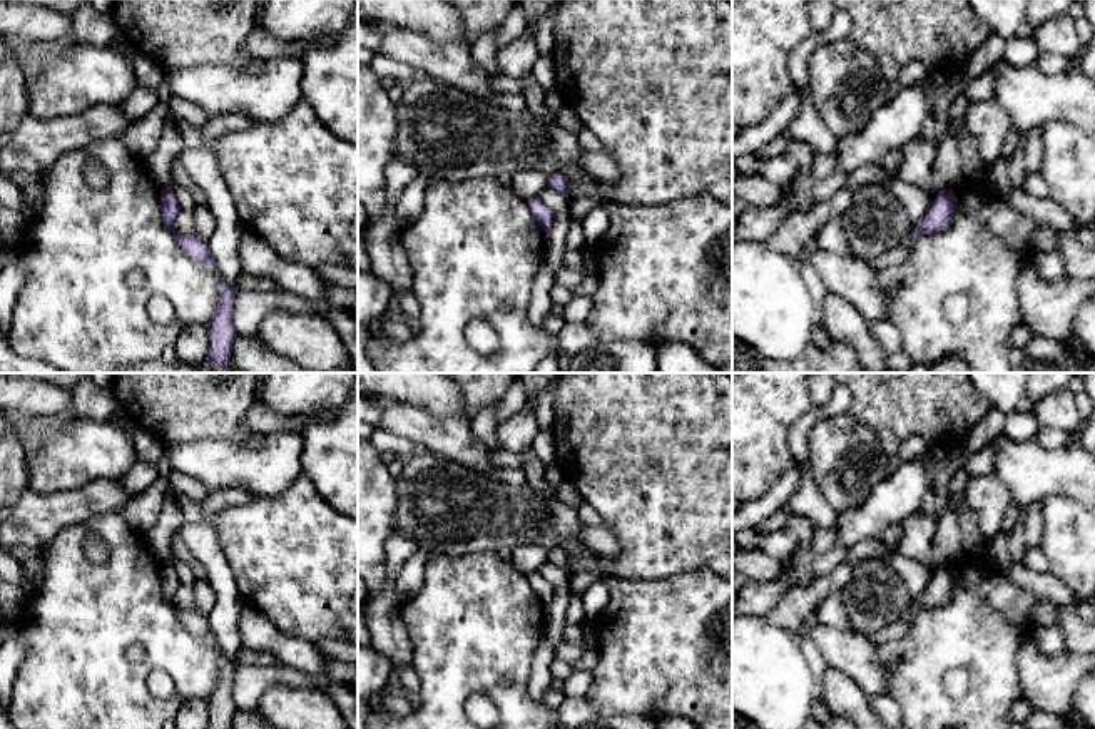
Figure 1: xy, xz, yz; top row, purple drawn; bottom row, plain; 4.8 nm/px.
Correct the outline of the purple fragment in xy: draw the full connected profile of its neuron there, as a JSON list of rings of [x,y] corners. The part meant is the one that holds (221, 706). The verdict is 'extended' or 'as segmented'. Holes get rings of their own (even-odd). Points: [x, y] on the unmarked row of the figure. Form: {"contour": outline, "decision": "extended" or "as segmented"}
{"contour": [[[219,647],[219,675],[212,696],[207,699],[211,714],[209,729],[231,729],[237,707],[232,699],[232,679],[237,662],[231,660]]], "decision": "as segmented"}

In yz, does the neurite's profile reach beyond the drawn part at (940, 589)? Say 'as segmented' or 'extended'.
as segmented

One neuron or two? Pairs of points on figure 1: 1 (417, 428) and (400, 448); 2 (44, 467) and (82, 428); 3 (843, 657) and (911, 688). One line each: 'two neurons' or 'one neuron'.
1: two neurons
2: one neuron
3: two neurons

